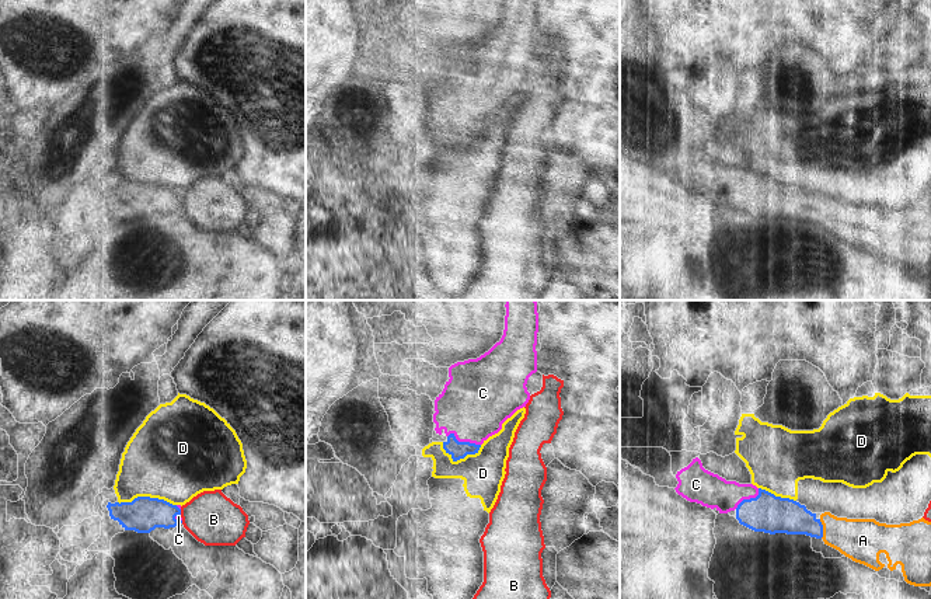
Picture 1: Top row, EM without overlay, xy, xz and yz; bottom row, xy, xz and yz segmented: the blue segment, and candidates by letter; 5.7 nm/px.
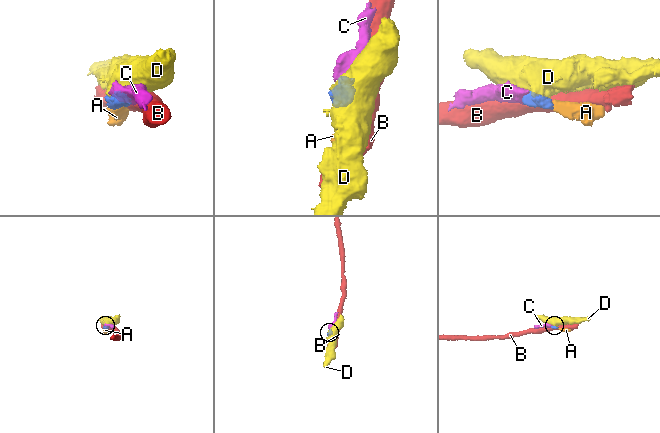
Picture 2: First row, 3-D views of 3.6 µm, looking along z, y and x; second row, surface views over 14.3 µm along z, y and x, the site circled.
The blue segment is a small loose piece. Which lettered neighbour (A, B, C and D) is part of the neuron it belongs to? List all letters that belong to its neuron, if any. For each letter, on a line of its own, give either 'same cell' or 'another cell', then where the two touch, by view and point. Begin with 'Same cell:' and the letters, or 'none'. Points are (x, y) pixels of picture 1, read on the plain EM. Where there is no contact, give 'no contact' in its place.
Same cell: A, C
A: same cell | yz (822, 215)
B: another cell | xy (180, 198)
C: same cell | xz (464, 128)
D: another cell | xy (147, 183)

